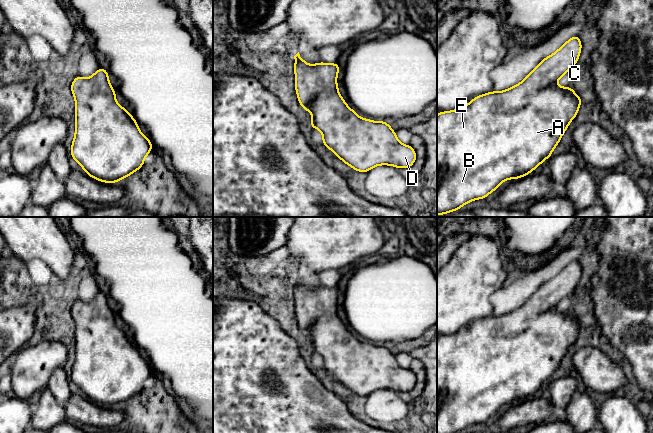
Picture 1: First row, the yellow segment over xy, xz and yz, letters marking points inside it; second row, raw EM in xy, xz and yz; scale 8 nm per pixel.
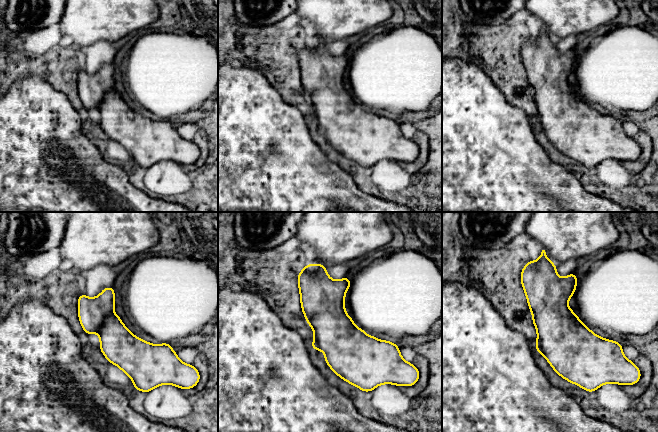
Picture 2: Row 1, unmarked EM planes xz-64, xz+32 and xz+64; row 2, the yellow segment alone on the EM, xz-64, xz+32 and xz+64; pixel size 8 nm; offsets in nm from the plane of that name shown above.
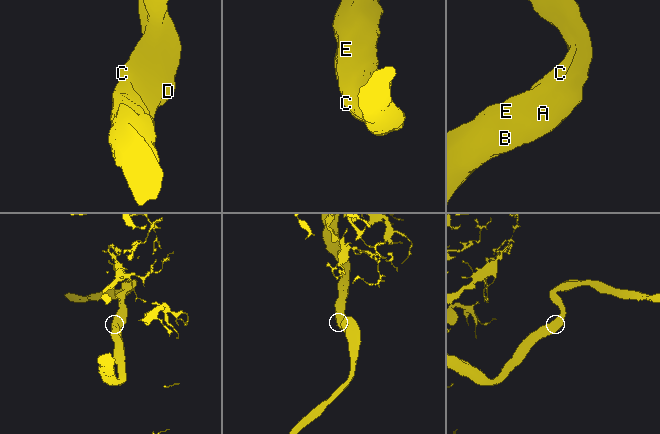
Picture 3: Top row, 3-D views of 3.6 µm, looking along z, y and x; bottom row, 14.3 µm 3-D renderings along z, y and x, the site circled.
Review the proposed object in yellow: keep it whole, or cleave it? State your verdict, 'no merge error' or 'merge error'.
no merge error

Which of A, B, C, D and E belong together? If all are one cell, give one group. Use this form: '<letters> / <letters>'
A B C D E

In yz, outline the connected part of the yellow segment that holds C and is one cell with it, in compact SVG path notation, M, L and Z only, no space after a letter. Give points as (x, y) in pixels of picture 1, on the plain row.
M575 259L556 276L543 283L519 308L500 316L491 315L487 318L475 320L468 329L462 328L456 334L439 336L437 339L437 433L460 433L471 425L484 423L495 415L504 404L517 403L528 399L552 379L553 373L558 370L562 359L568 352L569 347L576 341L582 328L580 320L572 314L571 310L558 311L556 308L565 297L576 289L581 272L581 264L578 259Z

